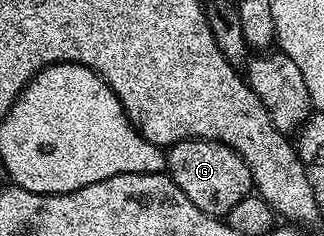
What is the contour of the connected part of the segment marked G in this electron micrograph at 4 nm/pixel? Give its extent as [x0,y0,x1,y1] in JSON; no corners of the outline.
[166,138,252,219]

